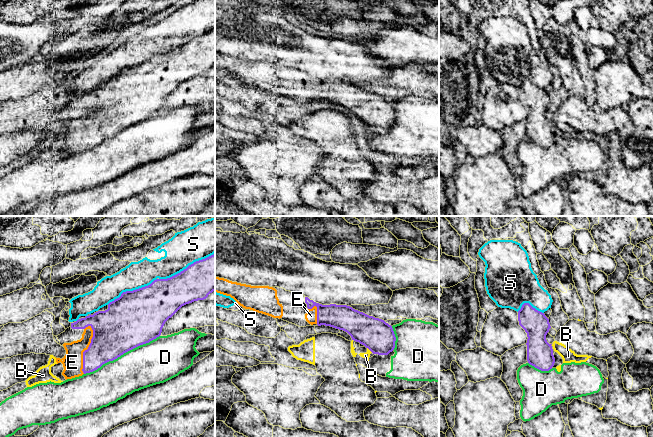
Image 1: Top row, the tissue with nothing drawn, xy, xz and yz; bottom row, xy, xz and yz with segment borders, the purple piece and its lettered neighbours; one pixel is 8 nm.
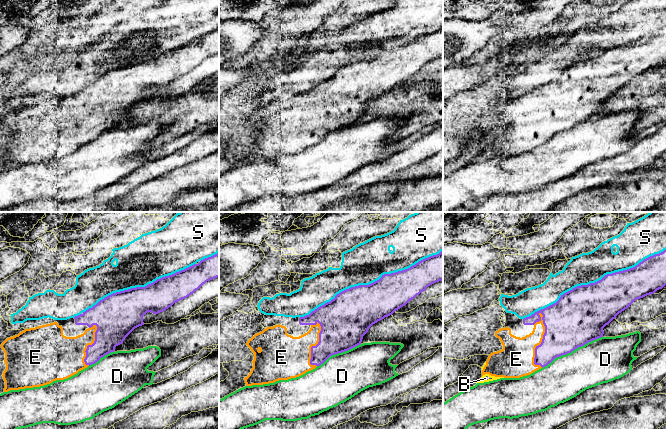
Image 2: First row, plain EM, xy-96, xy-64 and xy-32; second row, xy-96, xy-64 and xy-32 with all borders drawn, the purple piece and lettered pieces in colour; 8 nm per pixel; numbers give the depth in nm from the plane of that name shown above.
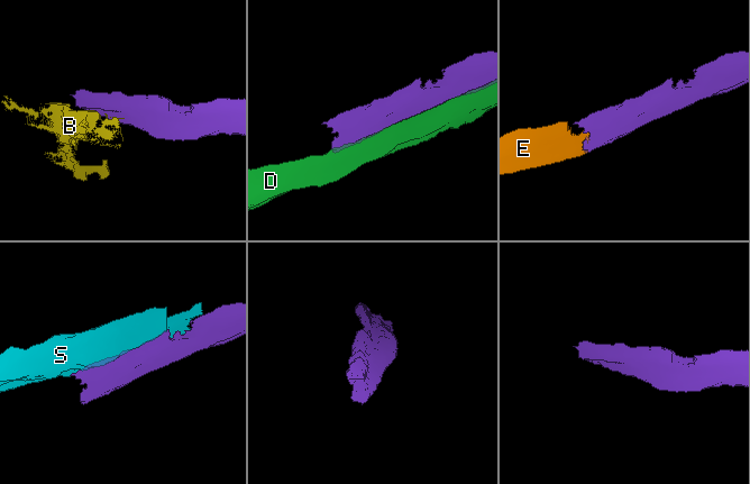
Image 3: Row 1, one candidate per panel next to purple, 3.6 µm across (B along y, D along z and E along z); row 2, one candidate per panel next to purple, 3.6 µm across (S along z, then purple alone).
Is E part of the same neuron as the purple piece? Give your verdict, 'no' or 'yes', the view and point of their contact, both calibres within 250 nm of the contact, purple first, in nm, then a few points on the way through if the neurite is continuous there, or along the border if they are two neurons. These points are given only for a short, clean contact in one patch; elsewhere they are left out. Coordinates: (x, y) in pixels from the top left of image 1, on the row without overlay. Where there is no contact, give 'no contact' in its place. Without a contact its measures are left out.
yes; meets purple in xy at (87, 125); 340 nm thick on the purple side, 160 nm on the other; runs through xy (114, 110), (94, 125), (87, 125), (72, 138)

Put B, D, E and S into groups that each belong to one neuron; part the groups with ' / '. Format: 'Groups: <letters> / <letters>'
Groups: B / D / E / S

